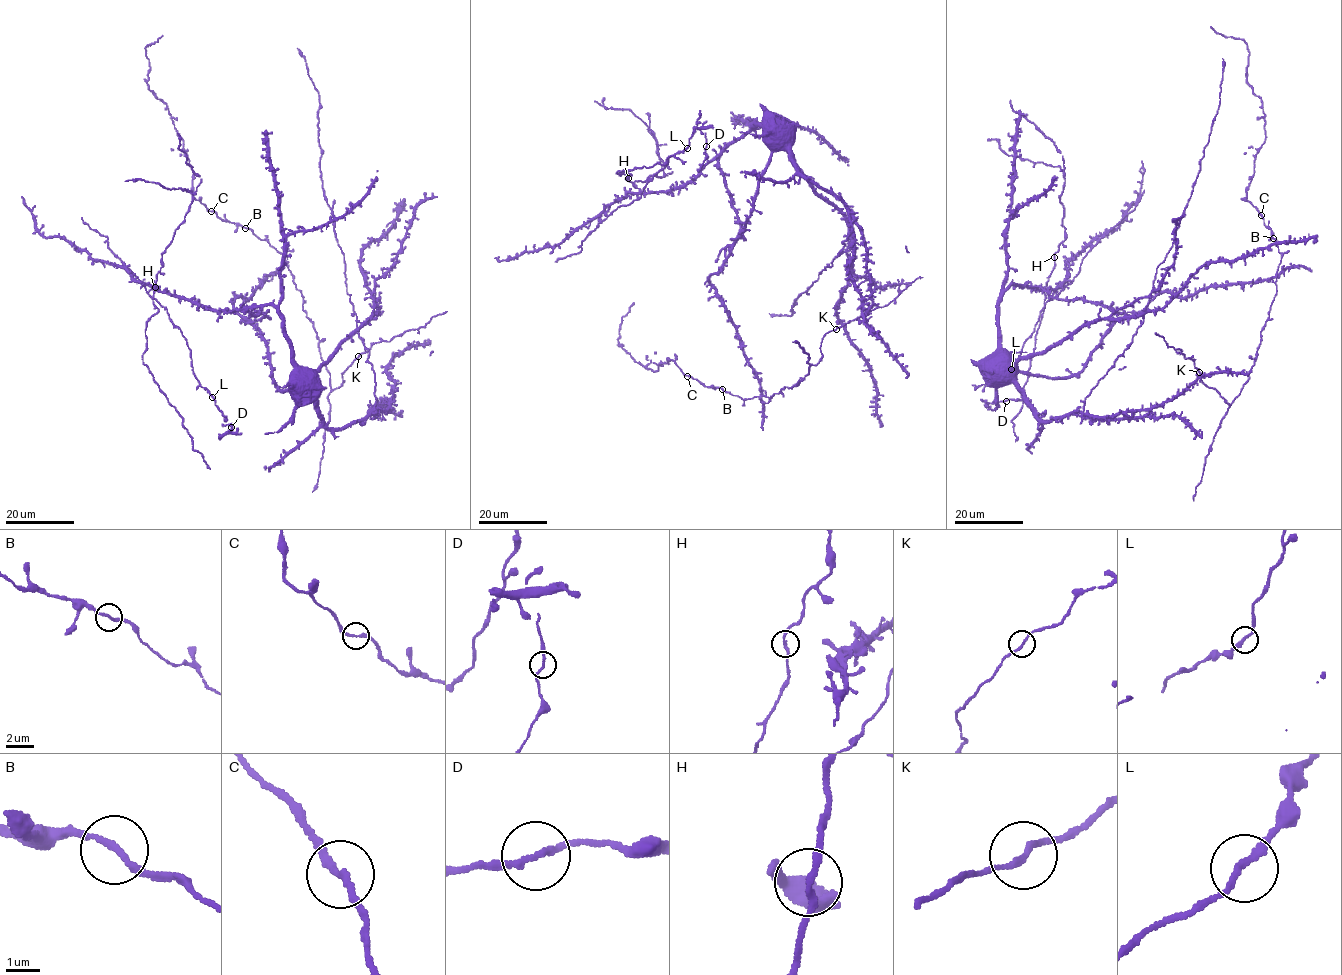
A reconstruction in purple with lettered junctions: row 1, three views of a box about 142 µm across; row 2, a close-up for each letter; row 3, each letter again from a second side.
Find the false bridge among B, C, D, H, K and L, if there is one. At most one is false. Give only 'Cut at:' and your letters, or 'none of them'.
Cut at: none of them

